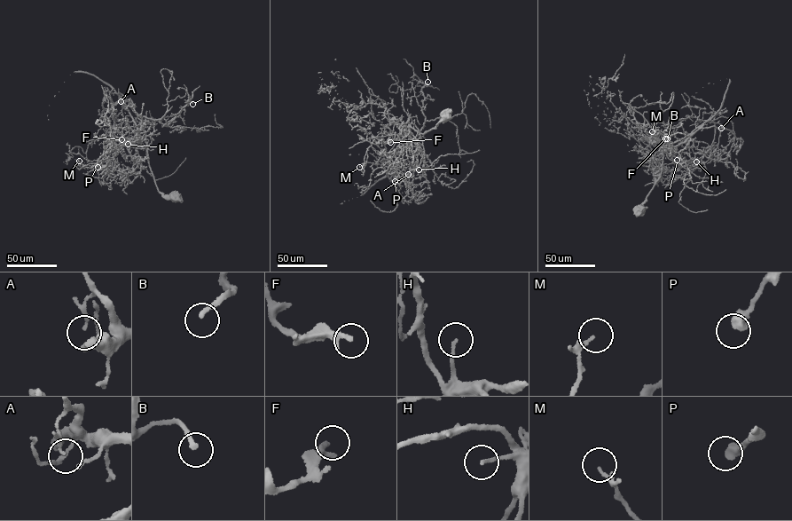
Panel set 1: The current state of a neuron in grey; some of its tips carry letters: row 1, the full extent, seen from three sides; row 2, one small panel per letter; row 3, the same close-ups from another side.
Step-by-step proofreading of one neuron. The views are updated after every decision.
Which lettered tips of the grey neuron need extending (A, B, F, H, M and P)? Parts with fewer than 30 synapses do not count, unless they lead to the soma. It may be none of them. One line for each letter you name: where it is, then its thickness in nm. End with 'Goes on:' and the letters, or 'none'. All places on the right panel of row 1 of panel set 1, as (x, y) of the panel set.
Goes on: none

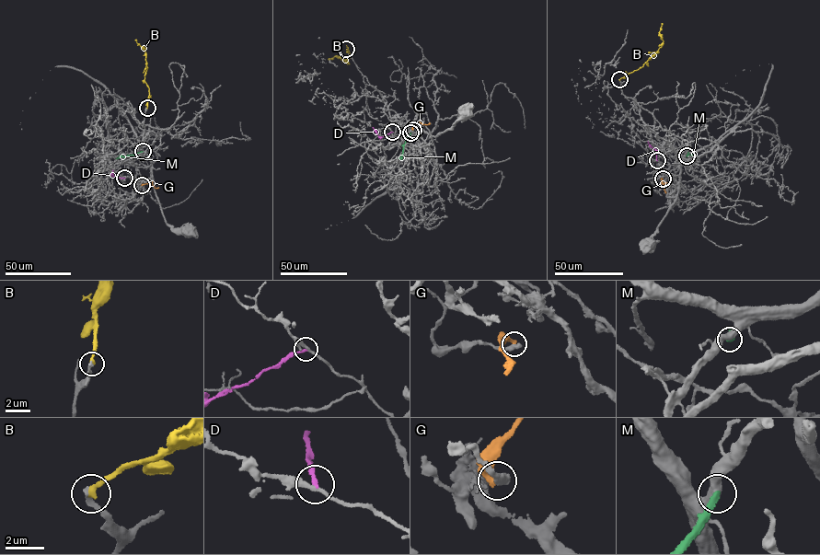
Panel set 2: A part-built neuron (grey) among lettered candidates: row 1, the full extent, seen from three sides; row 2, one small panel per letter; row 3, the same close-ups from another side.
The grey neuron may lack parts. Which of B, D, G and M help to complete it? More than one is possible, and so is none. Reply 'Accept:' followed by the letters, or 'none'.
Accept: none

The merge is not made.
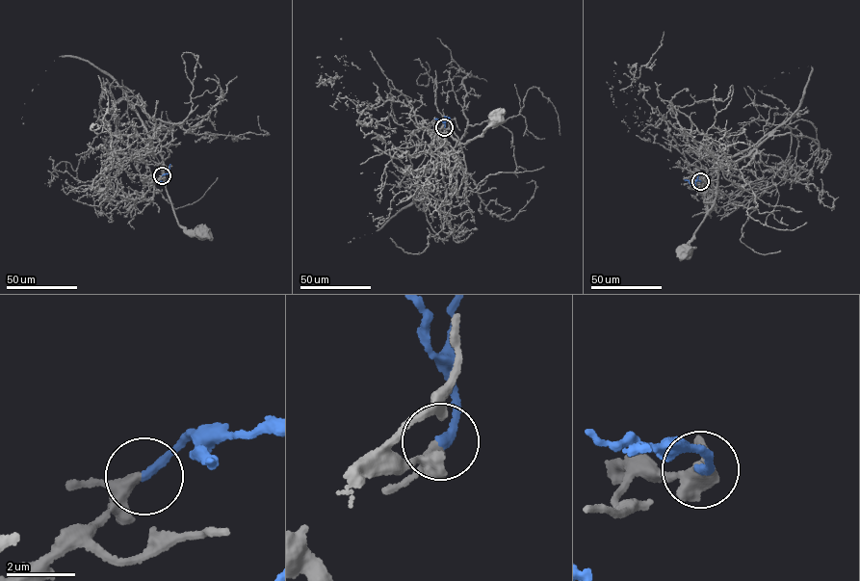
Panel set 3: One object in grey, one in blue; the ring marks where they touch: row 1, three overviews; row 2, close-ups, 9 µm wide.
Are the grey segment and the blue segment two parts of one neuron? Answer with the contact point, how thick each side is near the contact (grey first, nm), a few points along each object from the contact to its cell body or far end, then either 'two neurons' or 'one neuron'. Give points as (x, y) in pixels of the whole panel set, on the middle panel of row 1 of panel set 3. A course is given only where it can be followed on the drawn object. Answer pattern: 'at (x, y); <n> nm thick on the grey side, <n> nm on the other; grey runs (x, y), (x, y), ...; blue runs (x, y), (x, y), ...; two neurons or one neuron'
at (444, 127); 320 nm thick on the grey side, 260 nm on the other; grey runs (444, 127), (434, 126), (439, 133), (430, 146), (400, 147), (421, 145), (427, 130), (464, 145), (497, 120); blue runs (444, 127), (449, 118), (443, 121), (434, 118); one neuron

